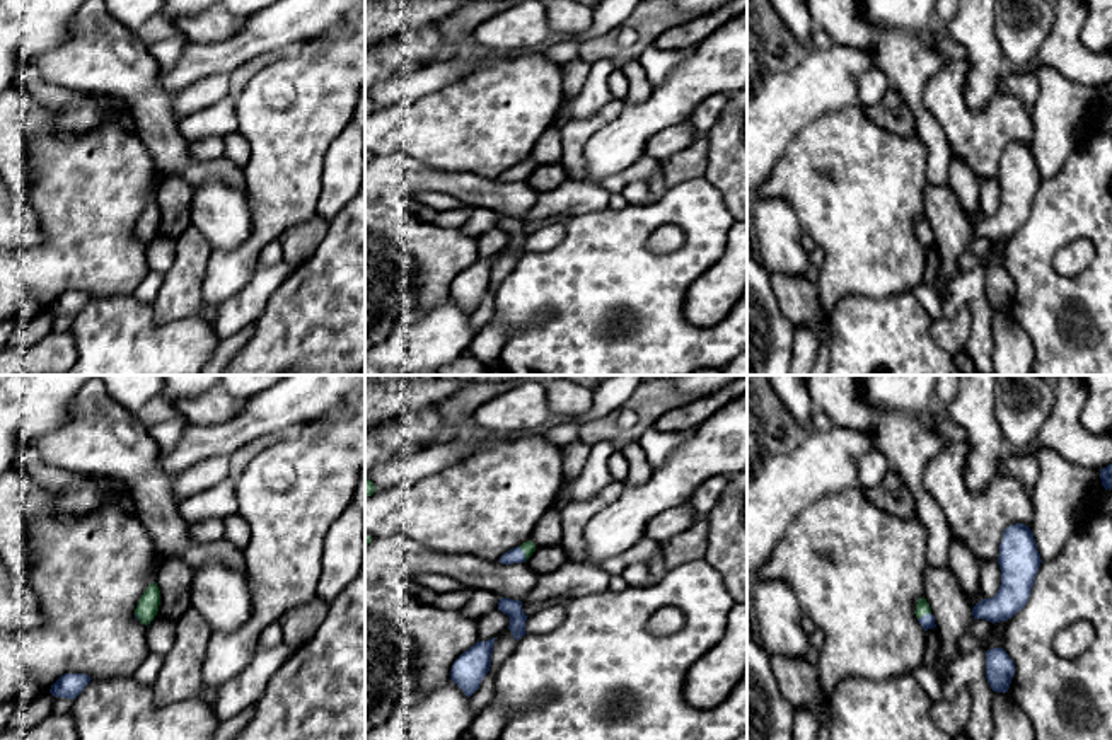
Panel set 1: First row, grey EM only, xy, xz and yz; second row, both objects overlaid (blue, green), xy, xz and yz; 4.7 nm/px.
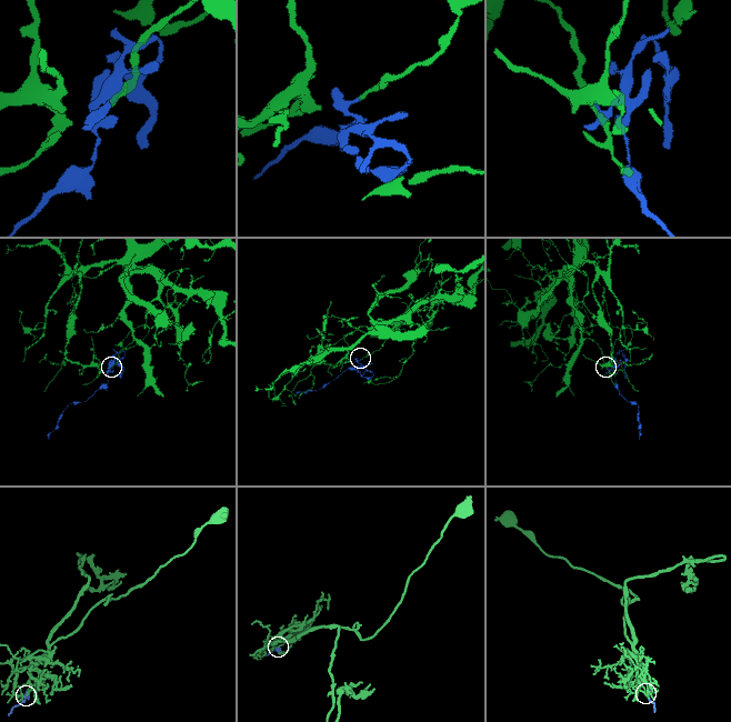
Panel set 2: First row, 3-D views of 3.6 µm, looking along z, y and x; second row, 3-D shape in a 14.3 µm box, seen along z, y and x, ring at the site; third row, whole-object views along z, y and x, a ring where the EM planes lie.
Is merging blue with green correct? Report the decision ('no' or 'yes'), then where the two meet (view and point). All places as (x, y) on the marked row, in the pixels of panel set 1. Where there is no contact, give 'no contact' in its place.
yes | xz (522, 553)

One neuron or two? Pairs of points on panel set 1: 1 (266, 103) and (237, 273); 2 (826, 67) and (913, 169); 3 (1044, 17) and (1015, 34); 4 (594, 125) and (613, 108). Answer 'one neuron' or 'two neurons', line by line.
1: one neuron
2: two neurons
3: one neuron
4: one neuron

